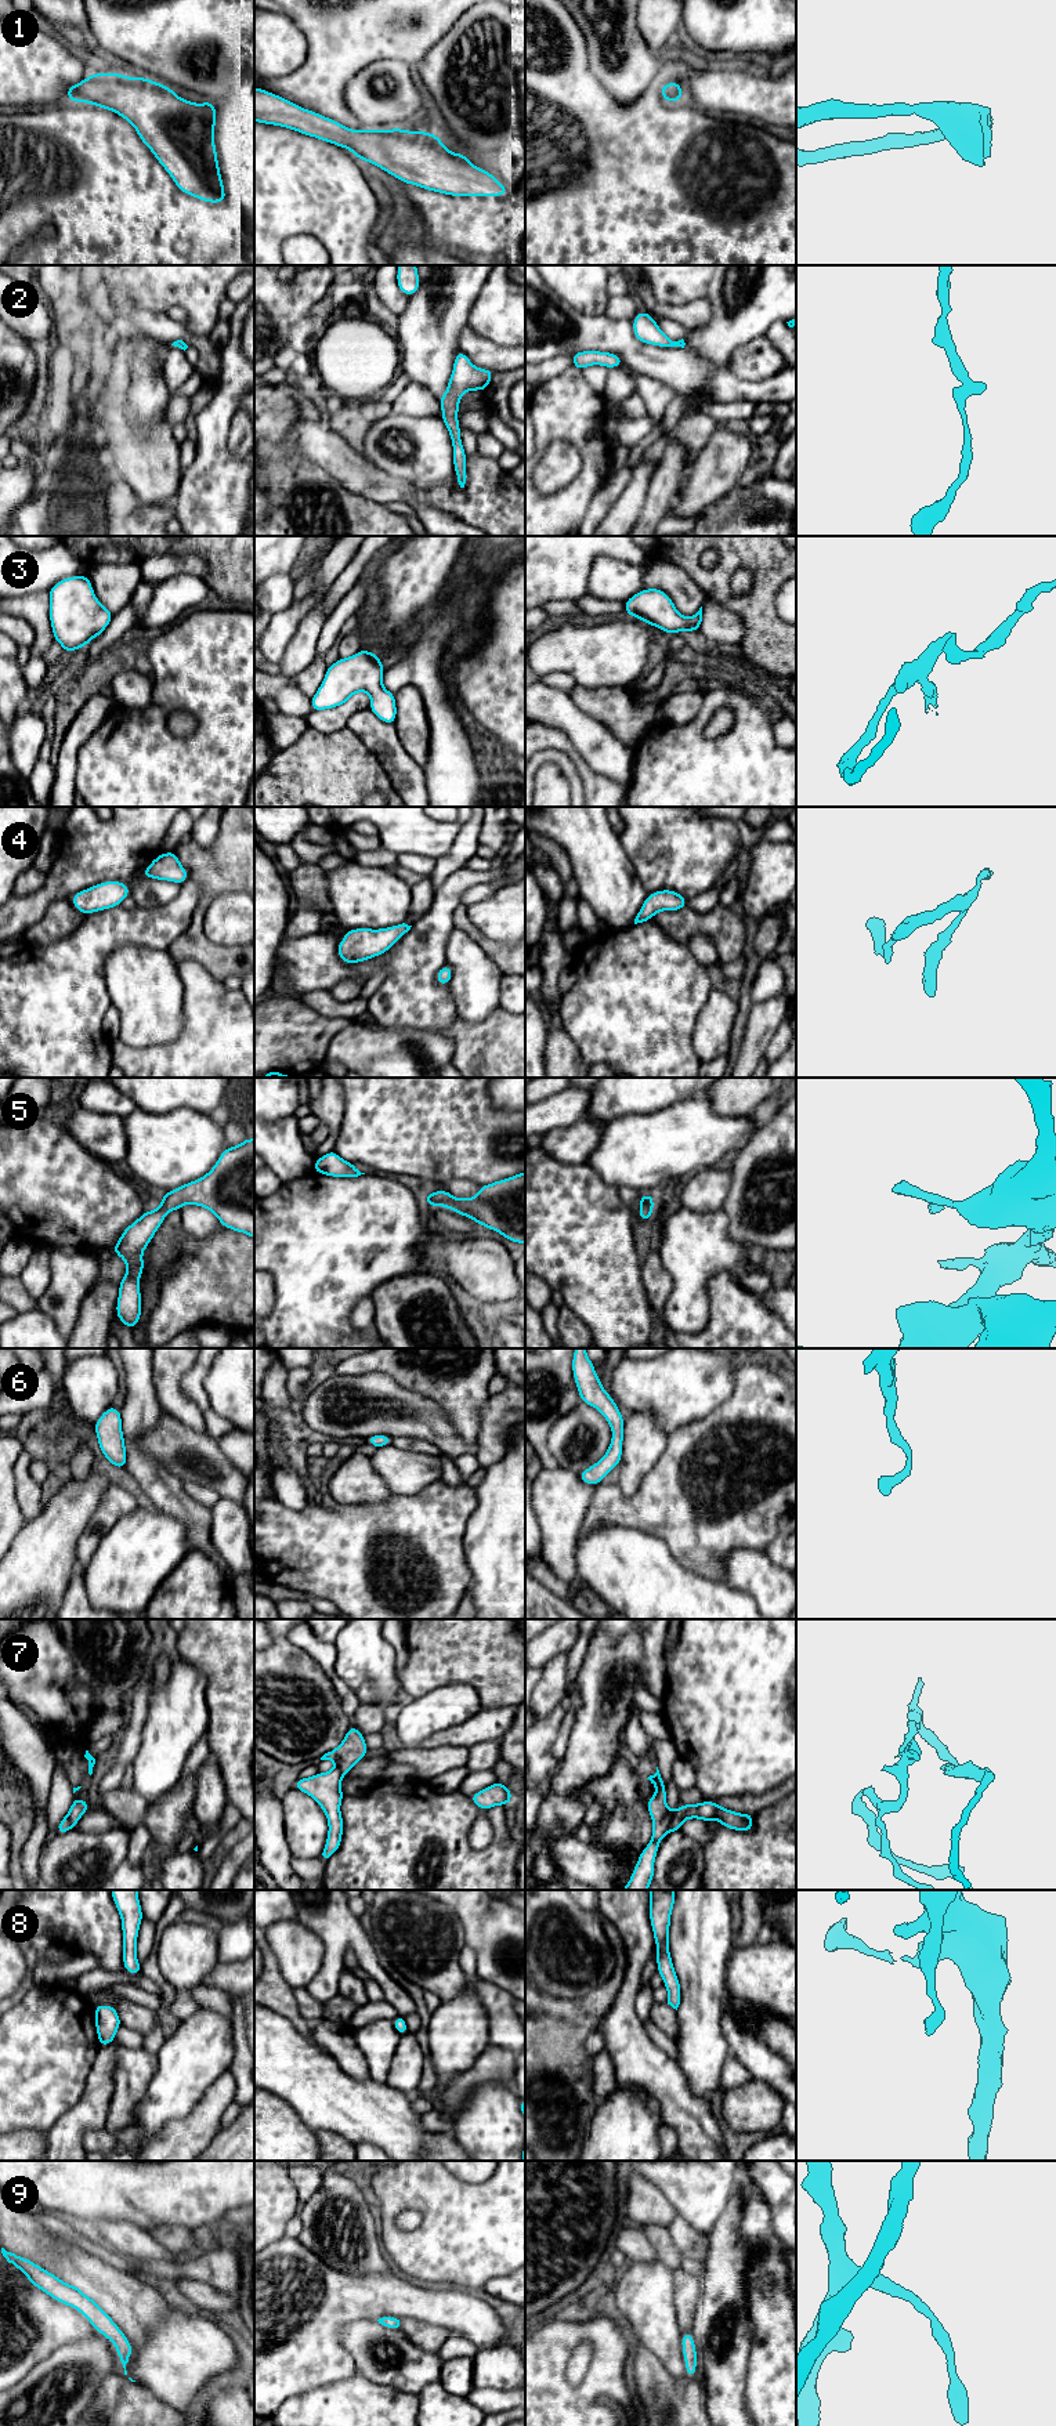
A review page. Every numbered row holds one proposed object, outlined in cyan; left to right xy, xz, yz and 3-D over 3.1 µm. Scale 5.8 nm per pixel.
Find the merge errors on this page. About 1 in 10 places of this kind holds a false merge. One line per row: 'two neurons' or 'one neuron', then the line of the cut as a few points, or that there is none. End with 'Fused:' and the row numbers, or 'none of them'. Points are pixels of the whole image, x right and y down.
1: one neuron | no cut
2: one neuron | no cut
3: one neuron | no cut
4: one neuron | no cut
5: one neuron | no cut
6: one neuron | no cut
7: one neuron | no cut
8: one neuron | no cut
9: one neuron | no cut
Fused: none of them

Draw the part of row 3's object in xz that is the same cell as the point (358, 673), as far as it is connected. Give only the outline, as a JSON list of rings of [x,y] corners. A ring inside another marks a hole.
[[[364,648],[350,658],[339,660],[326,669],[325,678],[311,698],[311,711],[343,706],[357,692],[370,695],[370,711],[383,723],[397,720],[395,694],[383,688],[384,667],[381,658]]]

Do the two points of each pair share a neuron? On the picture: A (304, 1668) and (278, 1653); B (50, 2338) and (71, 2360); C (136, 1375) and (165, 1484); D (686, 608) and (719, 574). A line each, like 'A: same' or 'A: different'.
A: same
B: different
C: same
D: different

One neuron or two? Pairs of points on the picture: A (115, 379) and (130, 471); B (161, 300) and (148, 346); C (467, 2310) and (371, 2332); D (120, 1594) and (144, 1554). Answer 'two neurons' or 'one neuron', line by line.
A: one neuron
B: two neurons
C: two neurons
D: one neuron

